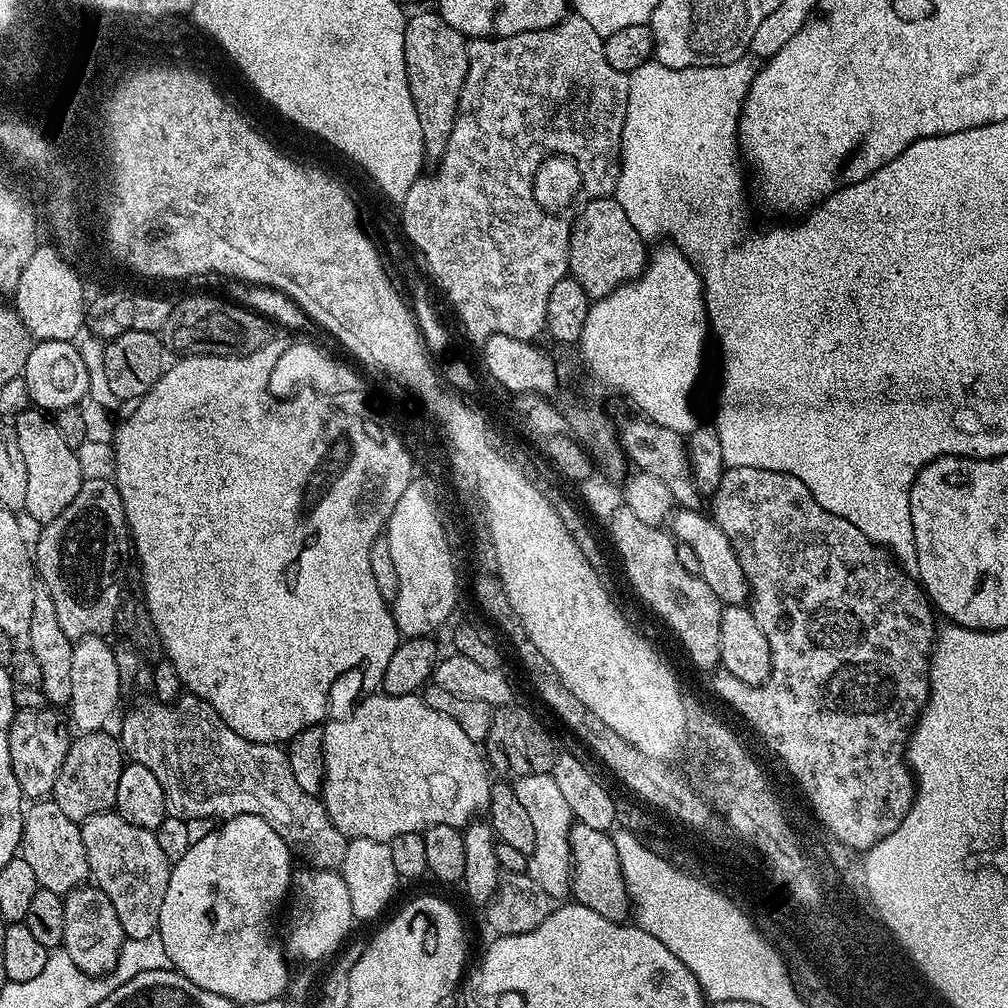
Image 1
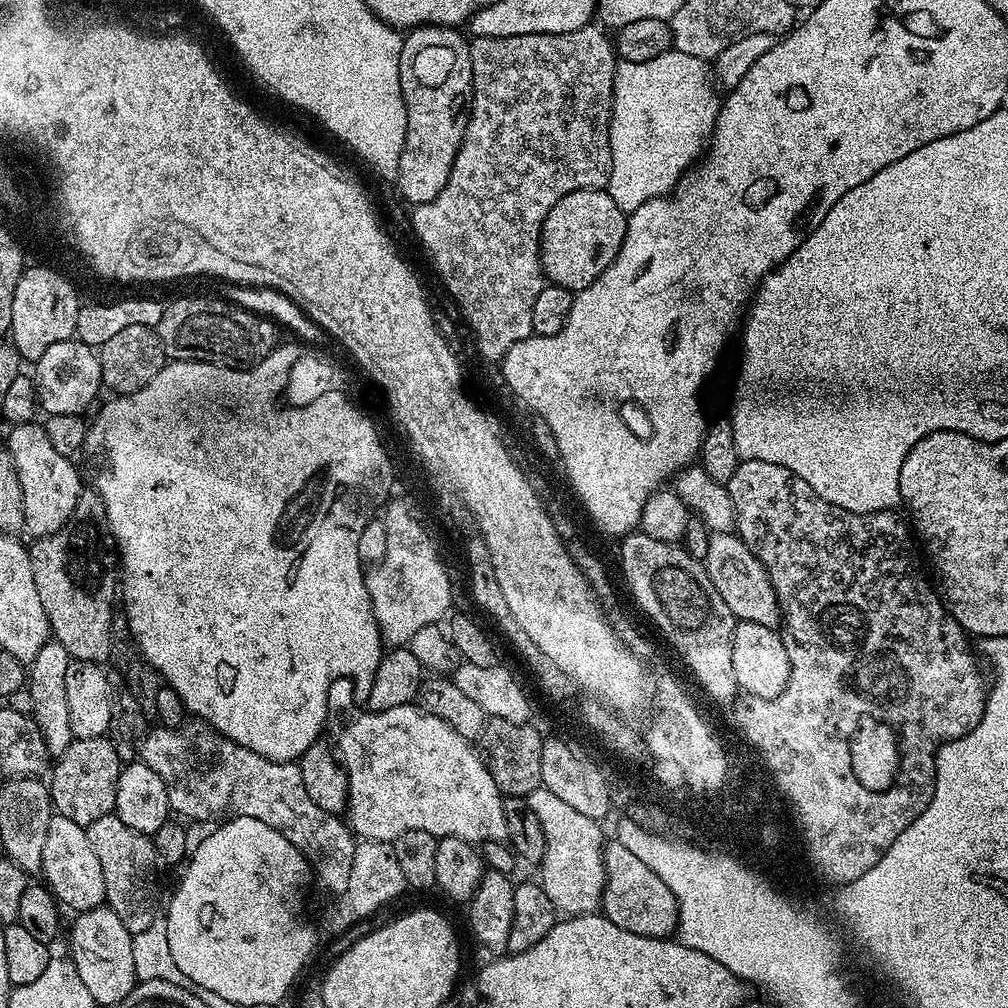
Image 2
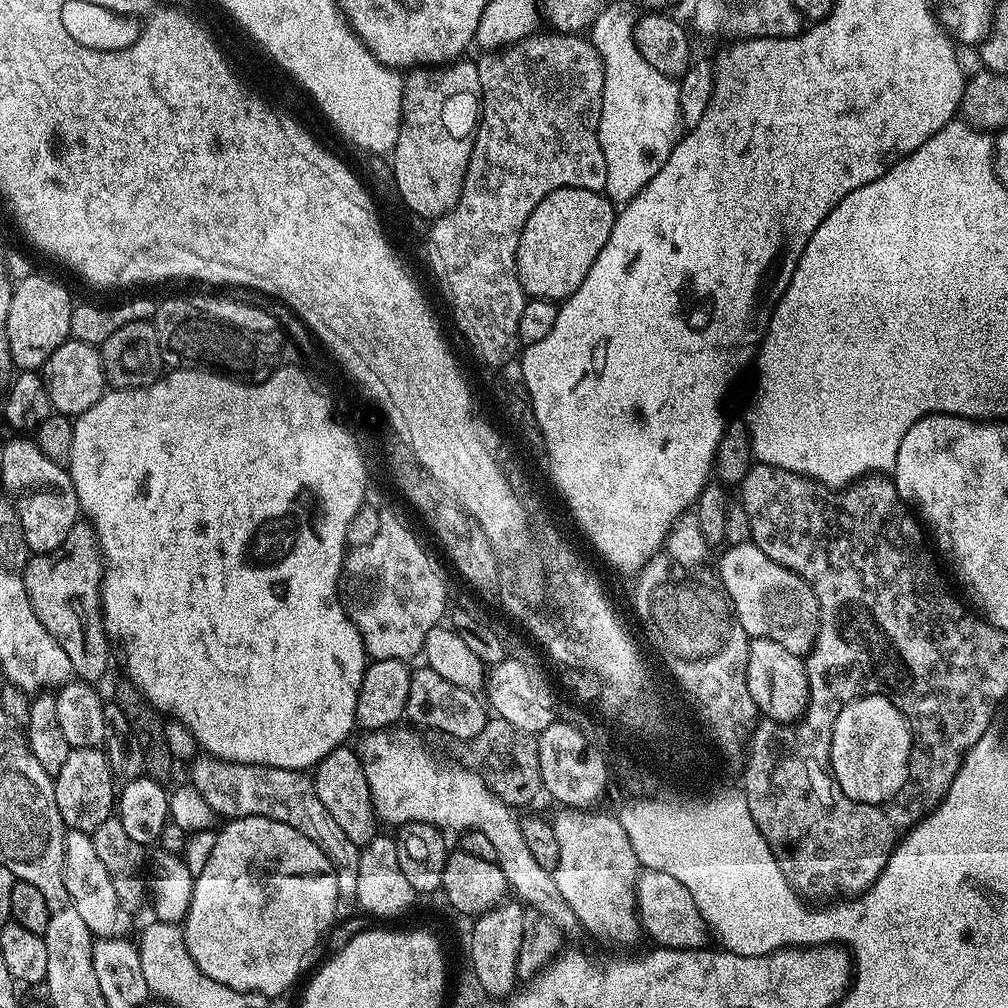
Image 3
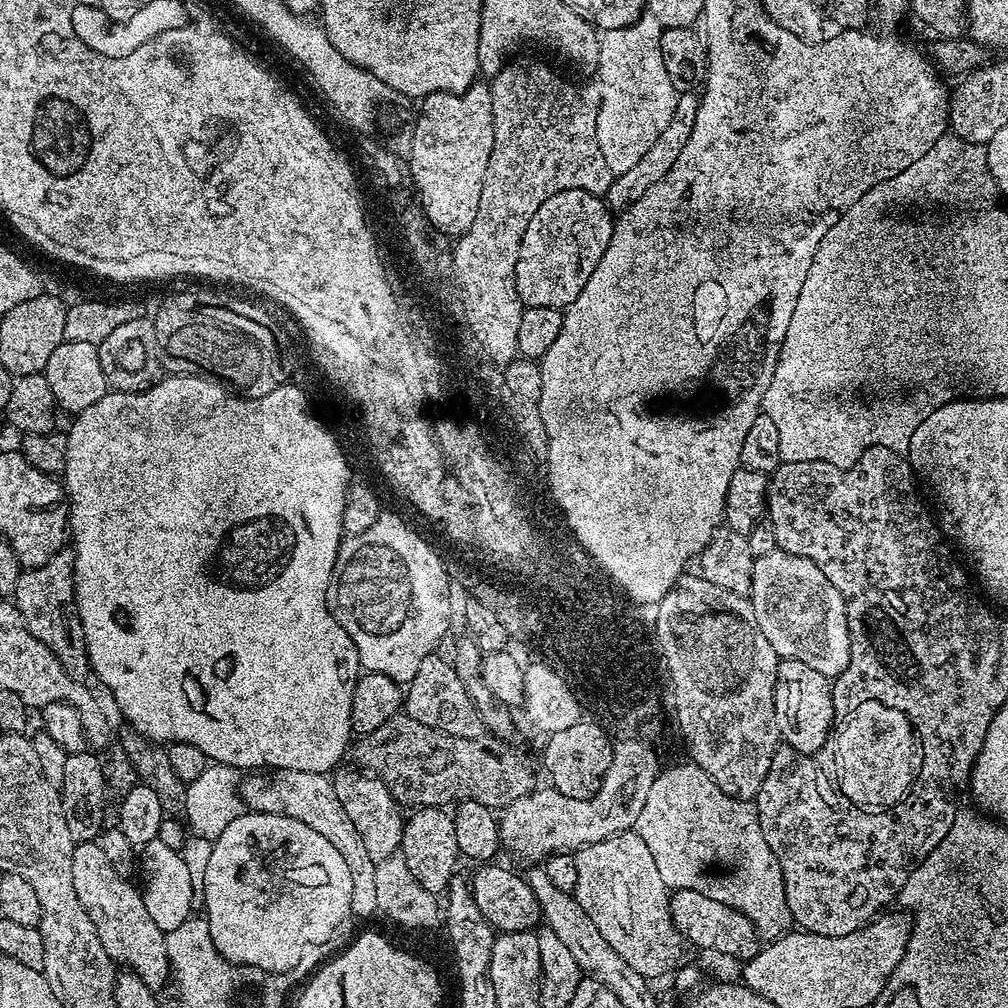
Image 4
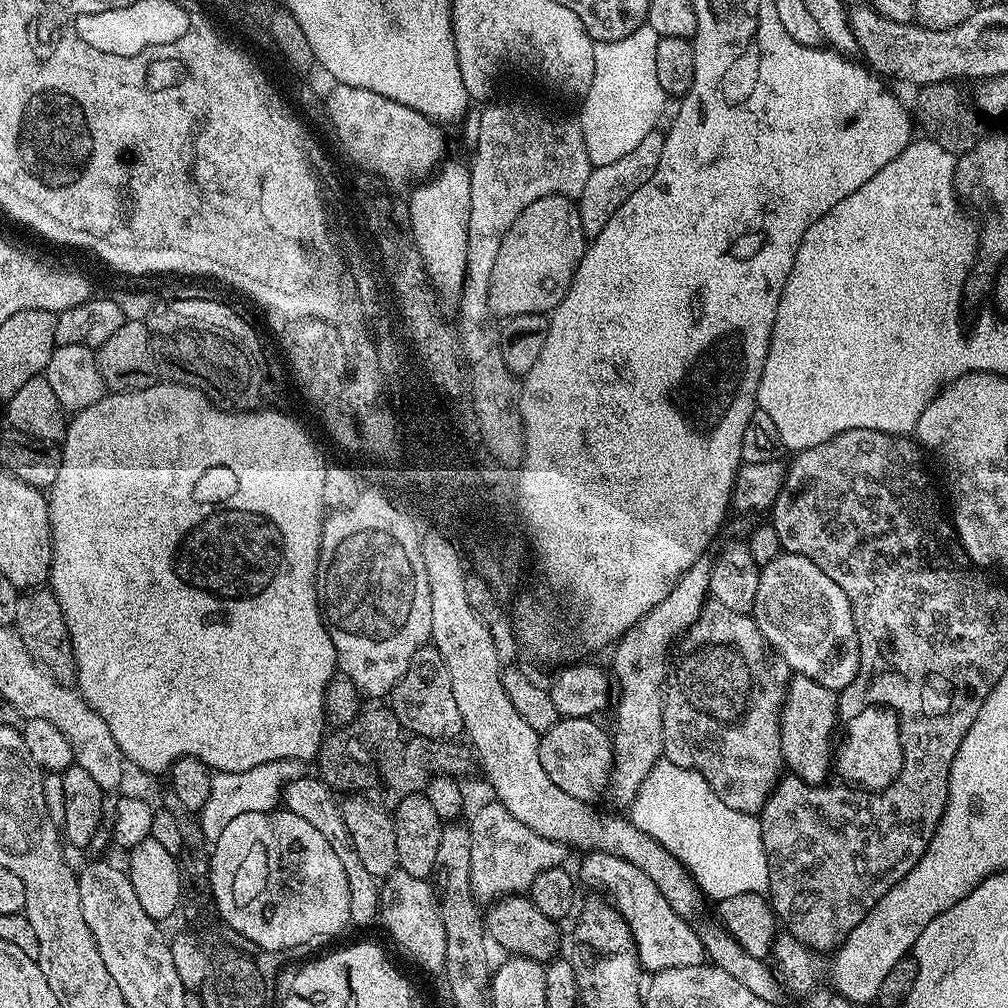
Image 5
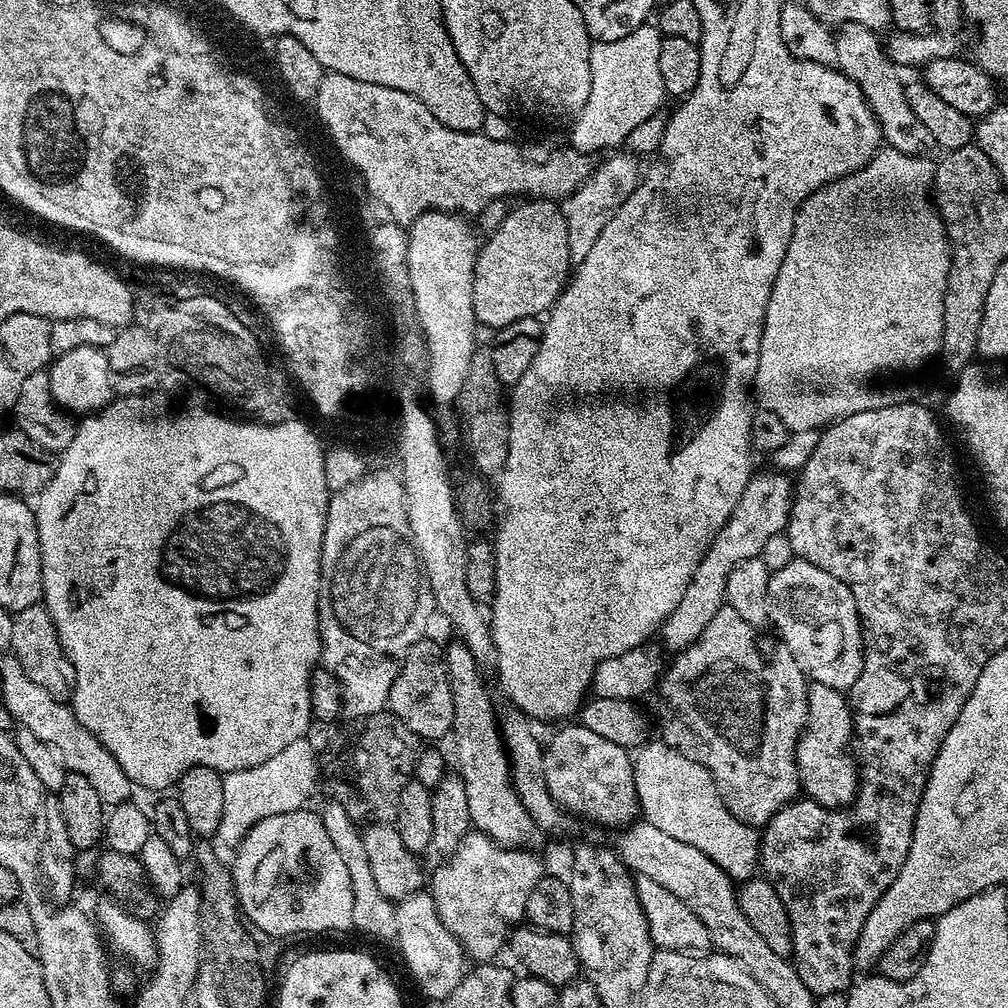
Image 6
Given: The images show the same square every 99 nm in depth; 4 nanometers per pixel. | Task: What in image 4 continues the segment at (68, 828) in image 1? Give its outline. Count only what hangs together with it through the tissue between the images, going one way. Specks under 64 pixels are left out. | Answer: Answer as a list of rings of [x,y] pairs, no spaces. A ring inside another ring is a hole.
[[[89,842],[87,844],[76,844],[74,850],[74,891],[78,893],[78,902],[90,914],[90,922],[94,922],[94,930],[98,930],[98,942],[102,942],[102,950],[117,965],[123,966],[127,971],[132,972],[146,986],[153,990],[159,990],[164,983],[169,983],[170,969],[168,966],[168,955],[164,938],[166,933],[154,926],[154,918],[146,911],[146,902],[141,889],[132,885],[131,879],[122,877],[114,866],[110,866],[106,854],[102,854],[99,843]]]

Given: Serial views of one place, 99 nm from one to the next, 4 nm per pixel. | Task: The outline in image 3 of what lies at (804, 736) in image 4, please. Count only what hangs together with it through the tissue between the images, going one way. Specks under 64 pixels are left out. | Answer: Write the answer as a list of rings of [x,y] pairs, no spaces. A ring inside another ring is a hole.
[[[765,636],[753,639],[748,646],[746,678],[750,696],[767,719],[779,724],[791,724],[807,713],[810,707],[808,669],[805,661],[797,653],[786,650],[786,646]]]

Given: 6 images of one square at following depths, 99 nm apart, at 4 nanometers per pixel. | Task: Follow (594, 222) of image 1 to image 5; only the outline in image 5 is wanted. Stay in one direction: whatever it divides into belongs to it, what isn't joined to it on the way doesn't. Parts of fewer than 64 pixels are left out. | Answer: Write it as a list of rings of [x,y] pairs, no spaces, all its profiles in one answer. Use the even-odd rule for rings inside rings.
[[[547,196],[538,198],[538,202],[530,202],[522,214],[502,238],[502,250],[494,262],[494,274],[490,280],[488,291],[488,307],[503,318],[521,316],[522,314],[550,314],[566,298],[572,285],[574,274],[578,270],[584,250],[590,243],[583,230],[582,218],[579,216],[577,201],[567,196]]]

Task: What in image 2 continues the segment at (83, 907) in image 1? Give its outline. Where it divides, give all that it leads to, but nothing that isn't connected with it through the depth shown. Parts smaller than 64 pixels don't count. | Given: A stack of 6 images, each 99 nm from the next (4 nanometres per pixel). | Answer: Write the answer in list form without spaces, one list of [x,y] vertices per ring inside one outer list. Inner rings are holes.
[[[107,906],[91,908],[79,913],[72,924],[71,965],[79,983],[87,990],[97,1005],[115,1006],[130,990],[134,990],[138,977],[134,970],[134,946],[132,935],[122,926],[122,918]]]

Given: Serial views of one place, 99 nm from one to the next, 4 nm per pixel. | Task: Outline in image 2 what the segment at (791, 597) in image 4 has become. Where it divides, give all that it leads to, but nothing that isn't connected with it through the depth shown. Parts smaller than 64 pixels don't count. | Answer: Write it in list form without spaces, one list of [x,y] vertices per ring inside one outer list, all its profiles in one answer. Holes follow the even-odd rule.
[[[709,535],[708,551],[704,553],[702,563],[708,569],[710,582],[718,586],[718,594],[726,598],[726,606],[730,606],[737,621],[758,622],[758,626],[767,628],[776,628],[781,623],[782,604],[778,599],[776,587],[772,585],[772,579],[764,569],[764,563],[747,548],[739,535]]]

